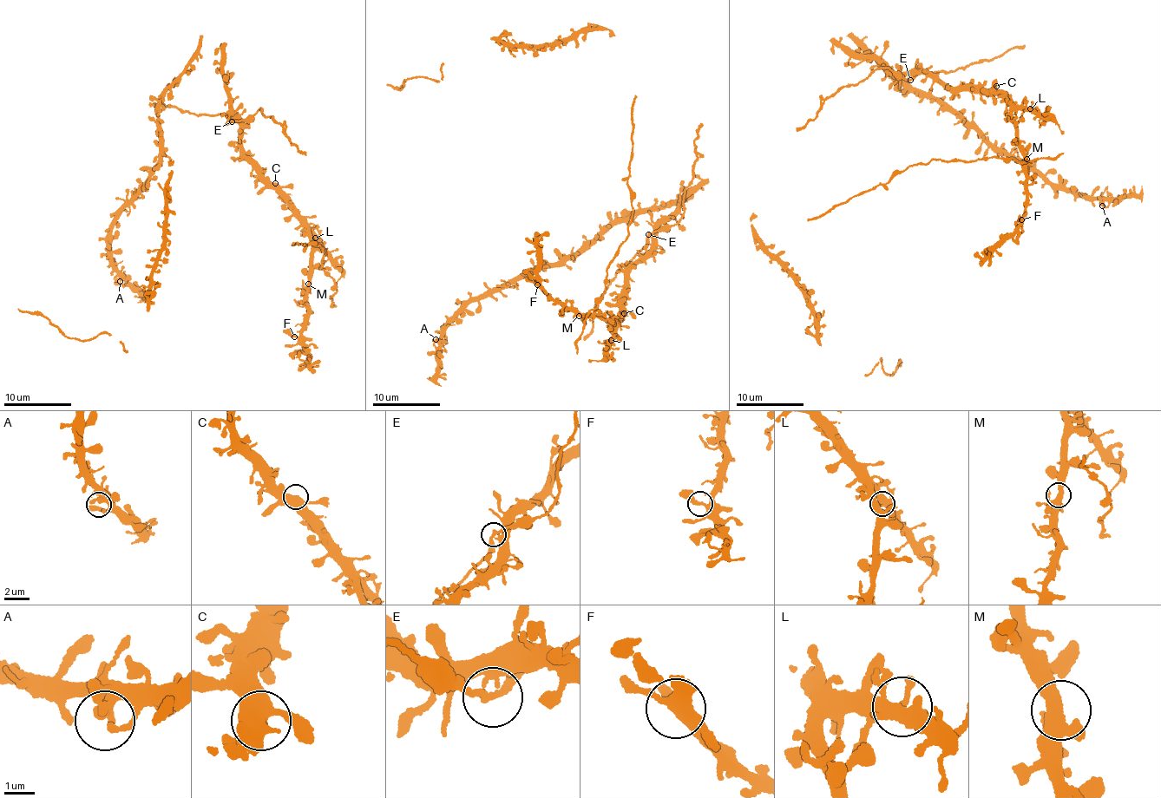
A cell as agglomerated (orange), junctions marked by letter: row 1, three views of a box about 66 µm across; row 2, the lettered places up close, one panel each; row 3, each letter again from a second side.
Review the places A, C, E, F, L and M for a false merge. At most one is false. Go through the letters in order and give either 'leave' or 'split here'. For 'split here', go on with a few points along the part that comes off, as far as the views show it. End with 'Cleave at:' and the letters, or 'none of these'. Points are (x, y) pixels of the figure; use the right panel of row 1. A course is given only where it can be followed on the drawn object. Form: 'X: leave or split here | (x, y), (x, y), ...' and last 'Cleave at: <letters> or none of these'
A: leave
C: leave
E: leave
F: leave
L: leave
M: leave
Cleave at: none of these

